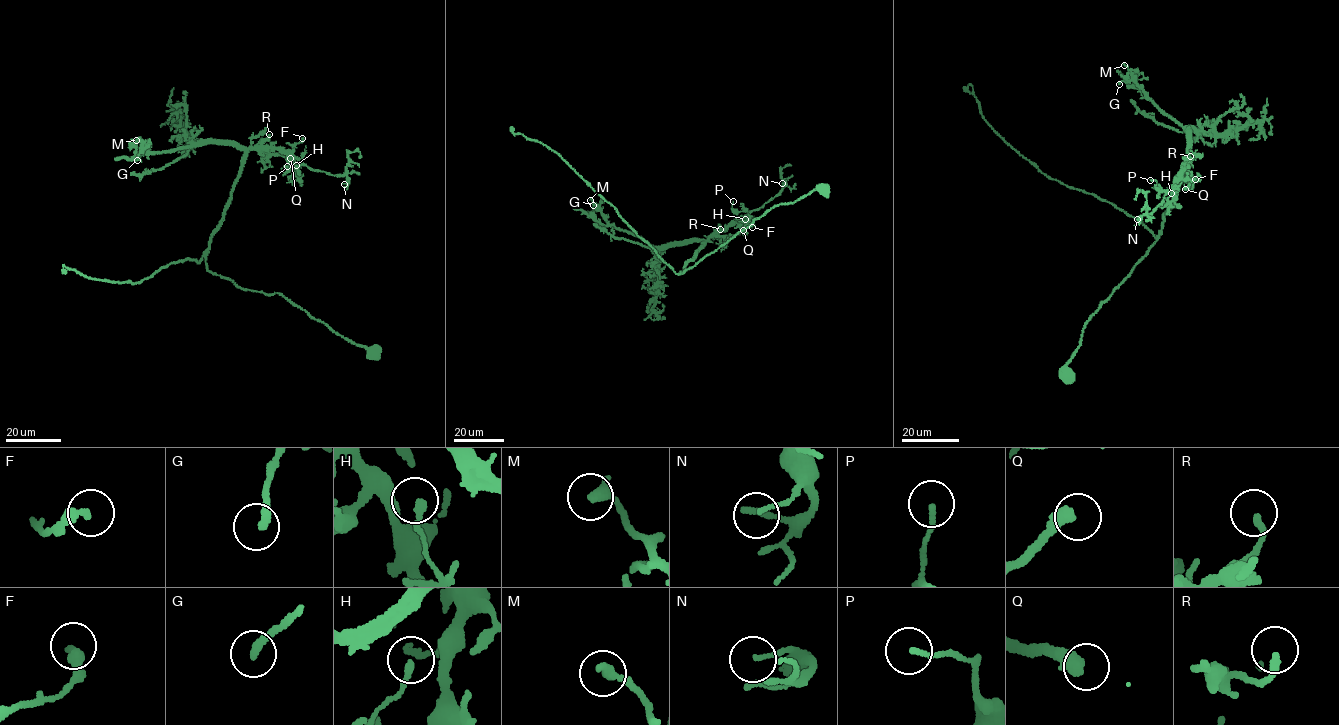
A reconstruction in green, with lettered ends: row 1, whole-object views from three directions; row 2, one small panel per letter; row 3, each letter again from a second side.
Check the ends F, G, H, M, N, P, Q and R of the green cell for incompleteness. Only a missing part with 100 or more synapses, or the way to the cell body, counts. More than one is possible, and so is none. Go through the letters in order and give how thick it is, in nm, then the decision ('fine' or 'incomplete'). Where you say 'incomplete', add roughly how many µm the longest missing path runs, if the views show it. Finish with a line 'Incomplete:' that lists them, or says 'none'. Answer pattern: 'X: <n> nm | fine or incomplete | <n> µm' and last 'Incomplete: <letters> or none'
F: 320 nm | fine
G: 240 nm | fine
H: 160 nm | fine
M: 340 nm | fine
N: 100 nm | fine
P: 150 nm | fine
Q: 460 nm | incomplete | 15 µm
R: 200 nm | fine
Incomplete: Q

